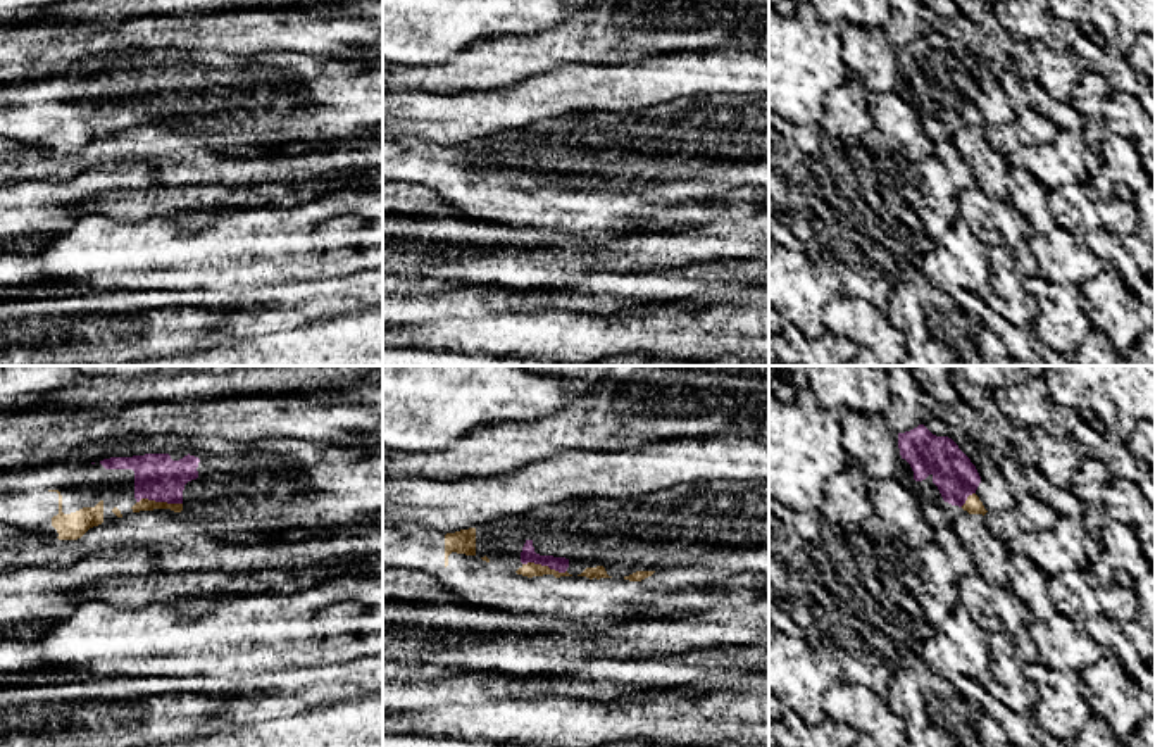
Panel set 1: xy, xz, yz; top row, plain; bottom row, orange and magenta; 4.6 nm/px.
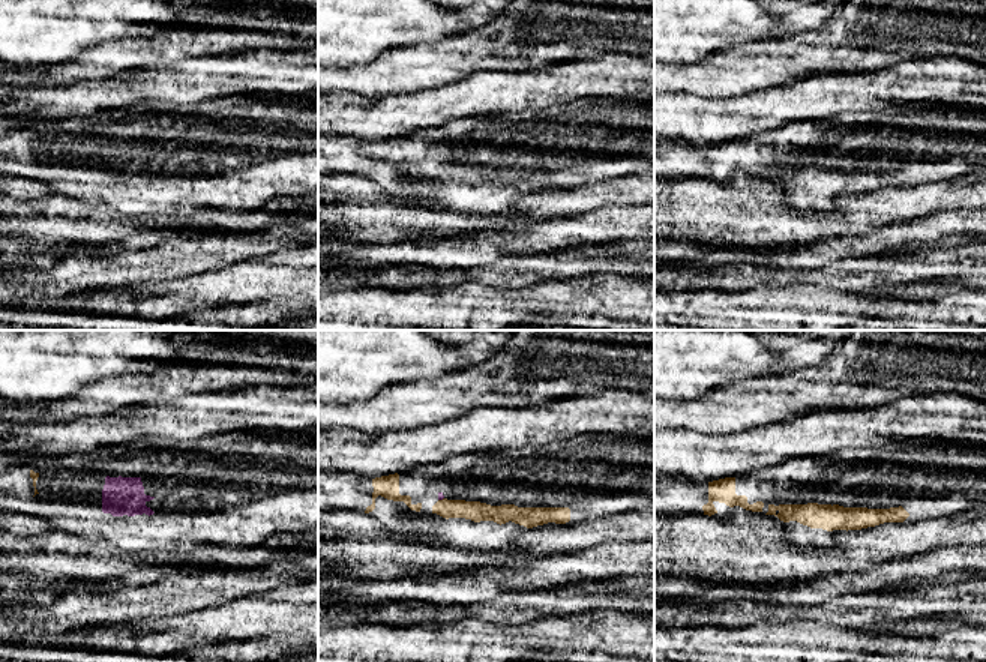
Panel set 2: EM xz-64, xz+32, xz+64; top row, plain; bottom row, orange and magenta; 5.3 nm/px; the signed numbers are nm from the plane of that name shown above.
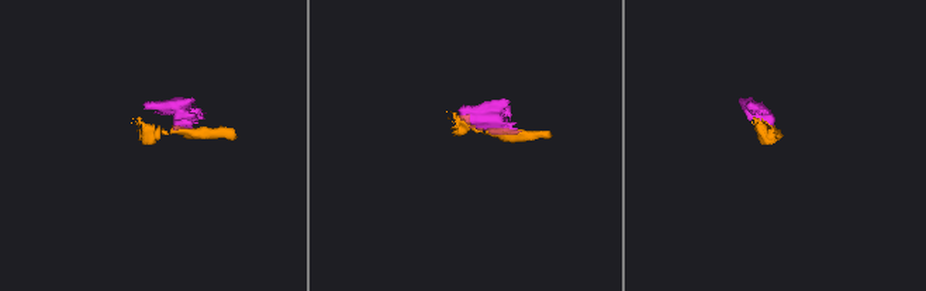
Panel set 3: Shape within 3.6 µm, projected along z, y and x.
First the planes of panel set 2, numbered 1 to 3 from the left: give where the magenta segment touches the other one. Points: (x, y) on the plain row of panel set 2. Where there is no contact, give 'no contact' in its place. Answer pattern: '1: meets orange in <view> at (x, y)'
1: no contact
2: meets orange in xz+32 at (440, 164)
3: no contact

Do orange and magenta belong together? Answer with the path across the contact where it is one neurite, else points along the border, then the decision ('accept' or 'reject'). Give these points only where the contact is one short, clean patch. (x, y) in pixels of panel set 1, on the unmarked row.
accept

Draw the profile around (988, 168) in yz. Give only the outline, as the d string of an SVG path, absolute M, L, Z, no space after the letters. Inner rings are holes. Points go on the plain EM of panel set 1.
M958 126L952 141L972 171L976 185L991 198L1007 200L1005 181L1010 159L990 147L984 129Z

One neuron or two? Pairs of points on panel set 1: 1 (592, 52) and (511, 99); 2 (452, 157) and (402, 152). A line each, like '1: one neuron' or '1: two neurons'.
1: two neurons
2: one neuron

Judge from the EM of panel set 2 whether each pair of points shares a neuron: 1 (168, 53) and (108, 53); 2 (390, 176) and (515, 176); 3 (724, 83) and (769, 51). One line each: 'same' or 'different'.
1: same
2: same
3: same

